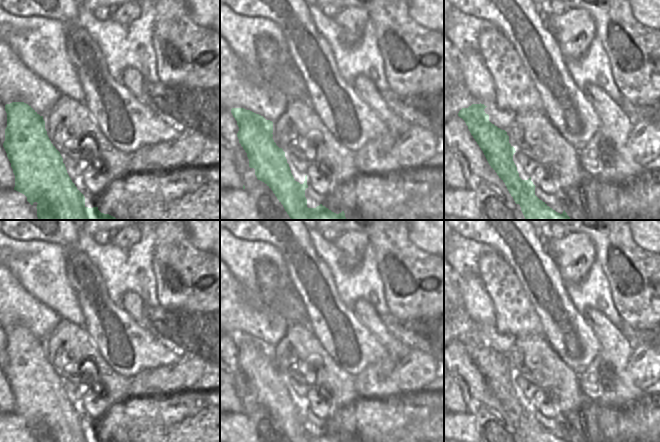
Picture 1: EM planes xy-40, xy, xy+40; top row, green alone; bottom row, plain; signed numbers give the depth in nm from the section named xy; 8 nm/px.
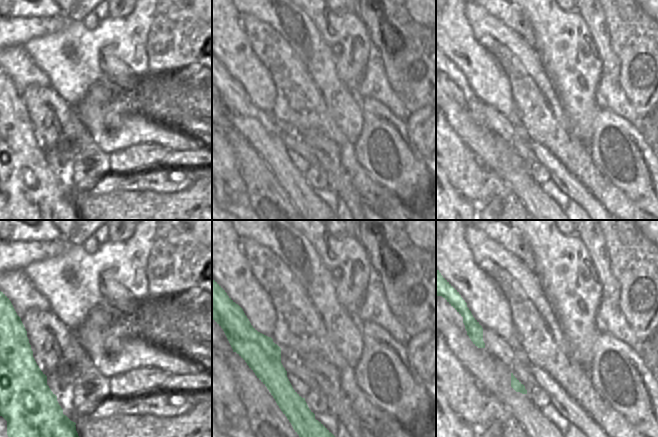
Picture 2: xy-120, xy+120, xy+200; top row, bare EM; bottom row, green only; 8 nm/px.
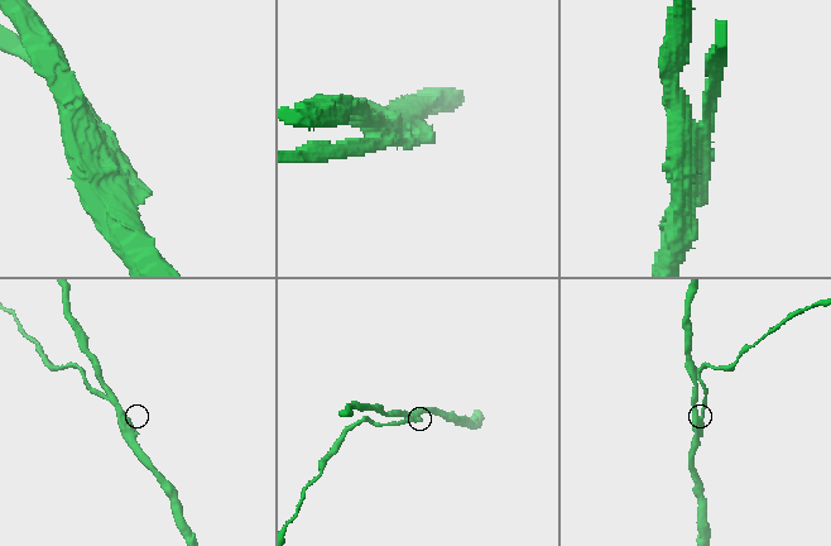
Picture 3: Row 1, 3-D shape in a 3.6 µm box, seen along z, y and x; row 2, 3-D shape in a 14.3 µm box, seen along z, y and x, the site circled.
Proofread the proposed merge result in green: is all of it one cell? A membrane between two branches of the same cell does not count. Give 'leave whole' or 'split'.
split

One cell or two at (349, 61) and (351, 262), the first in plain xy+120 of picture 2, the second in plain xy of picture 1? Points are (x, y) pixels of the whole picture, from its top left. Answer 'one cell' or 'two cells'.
one cell

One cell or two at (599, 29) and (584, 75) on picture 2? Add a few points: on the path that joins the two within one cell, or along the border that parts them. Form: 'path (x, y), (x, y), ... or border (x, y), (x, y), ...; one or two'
border (585, 22), (603, 65); two

